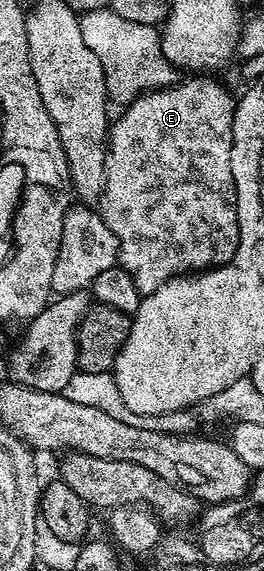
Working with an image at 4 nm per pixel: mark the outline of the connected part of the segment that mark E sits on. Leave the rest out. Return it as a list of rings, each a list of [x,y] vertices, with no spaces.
[[[210,76],[189,78],[168,89],[141,94],[120,110],[121,118],[109,127],[99,212],[117,240],[120,268],[131,275],[143,295],[154,293],[172,277],[227,264],[239,243],[237,192],[231,175],[235,97]]]

